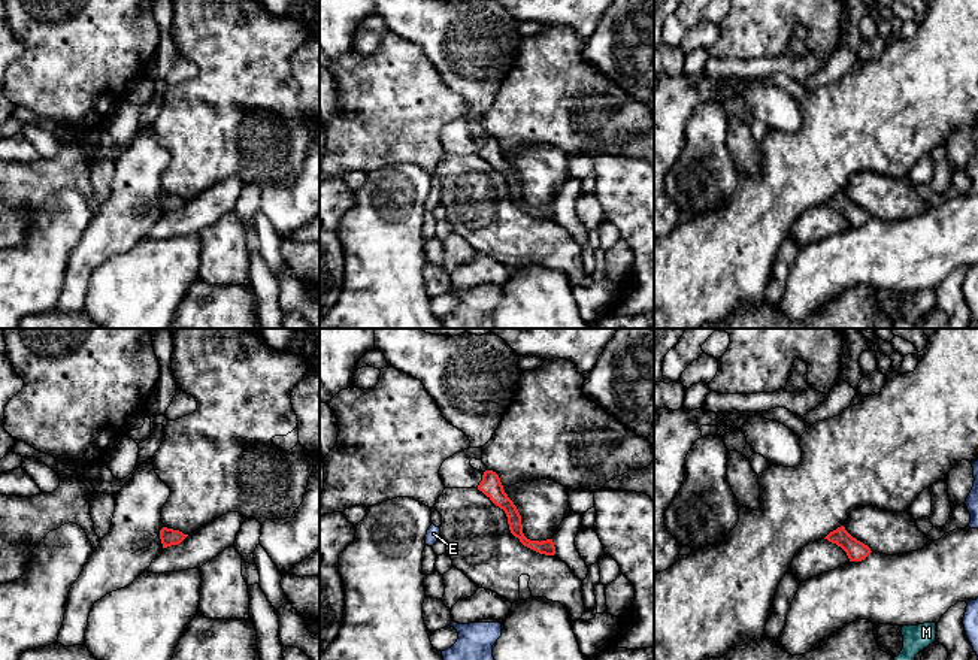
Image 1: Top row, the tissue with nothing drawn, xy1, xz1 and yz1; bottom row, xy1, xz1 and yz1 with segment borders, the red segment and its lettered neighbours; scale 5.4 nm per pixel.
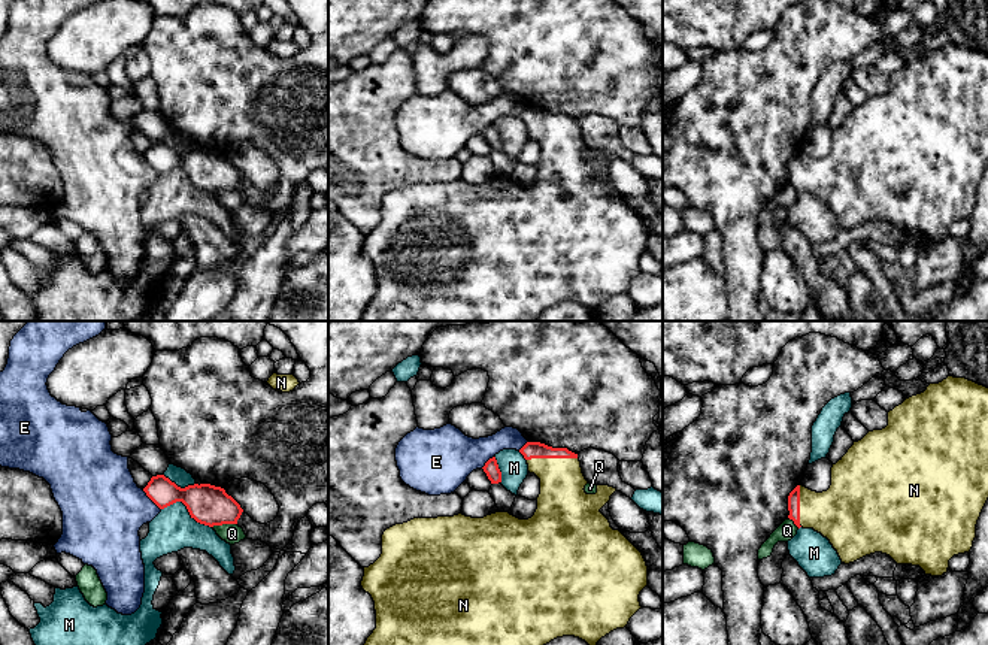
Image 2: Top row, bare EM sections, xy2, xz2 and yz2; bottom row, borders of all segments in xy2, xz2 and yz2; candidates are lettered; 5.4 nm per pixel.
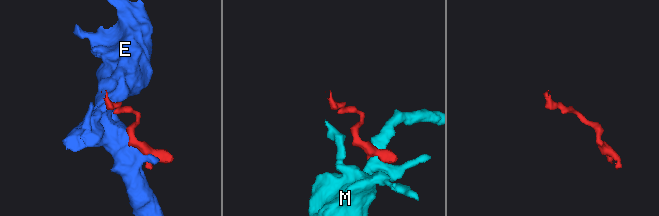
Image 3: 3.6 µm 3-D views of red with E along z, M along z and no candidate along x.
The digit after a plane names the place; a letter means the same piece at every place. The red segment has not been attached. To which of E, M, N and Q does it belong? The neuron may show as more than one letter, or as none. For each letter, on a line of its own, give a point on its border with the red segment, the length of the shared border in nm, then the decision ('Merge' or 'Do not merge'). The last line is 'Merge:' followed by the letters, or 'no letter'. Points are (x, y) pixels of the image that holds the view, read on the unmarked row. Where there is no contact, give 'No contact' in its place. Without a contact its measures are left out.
E: Touches red at xy2 (151, 164). Shared border 150 nm. Do not merge
M: Touches red at xy2 (187, 173). Shared border 300 nm. Do not merge
N: Touches red at xz2 (551, 123). Shared border 280 nm. Merge
Q: Touches red at xy2 (224, 188). Shared border 140 nm. Do not merge
Merge: N

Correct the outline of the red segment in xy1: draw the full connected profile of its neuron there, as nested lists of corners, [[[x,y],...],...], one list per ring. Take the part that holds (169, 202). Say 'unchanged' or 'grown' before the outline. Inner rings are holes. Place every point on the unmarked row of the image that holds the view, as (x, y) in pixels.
unchanged | [[[163,193],[160,196],[160,205],[161,205],[161,209],[163,209],[163,214],[167,214],[167,212],[172,212],[172,211],[178,211],[181,209],[188,200],[184,200],[182,197],[179,196],[173,196],[173,194],[167,194],[167,193]]]

